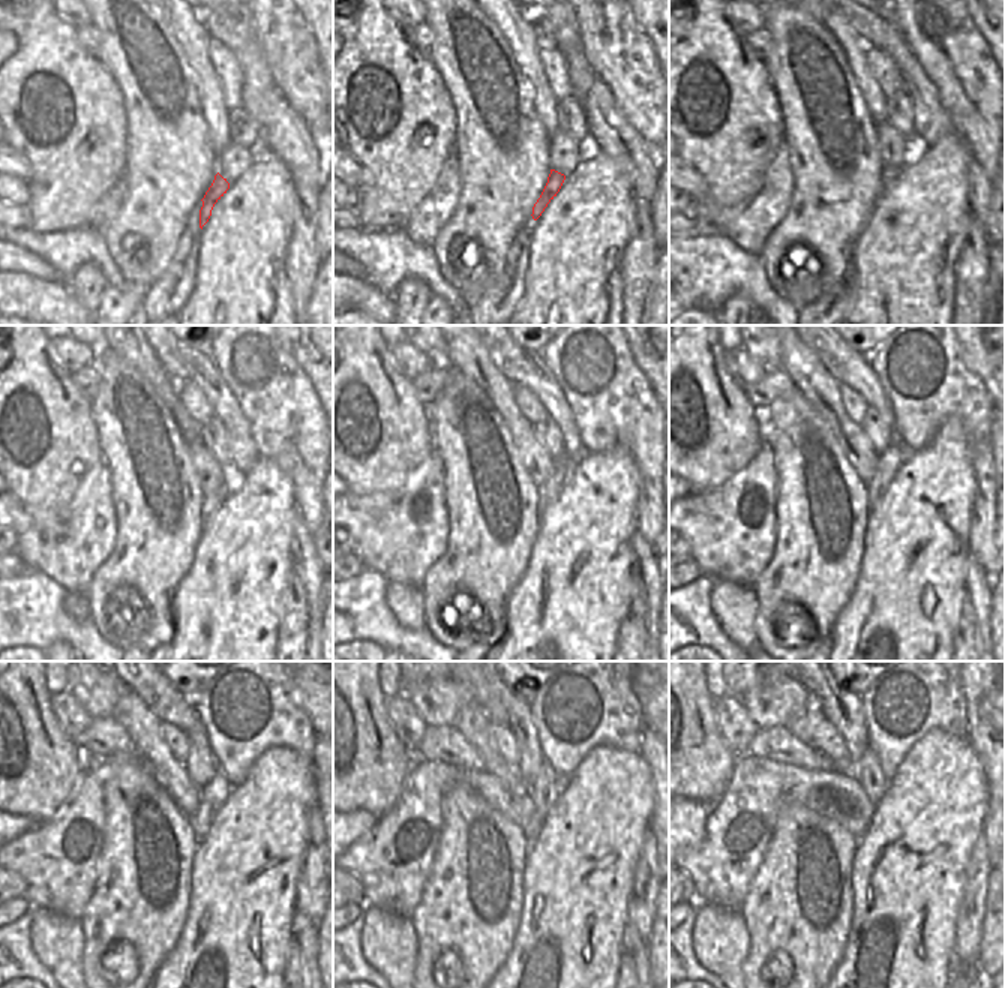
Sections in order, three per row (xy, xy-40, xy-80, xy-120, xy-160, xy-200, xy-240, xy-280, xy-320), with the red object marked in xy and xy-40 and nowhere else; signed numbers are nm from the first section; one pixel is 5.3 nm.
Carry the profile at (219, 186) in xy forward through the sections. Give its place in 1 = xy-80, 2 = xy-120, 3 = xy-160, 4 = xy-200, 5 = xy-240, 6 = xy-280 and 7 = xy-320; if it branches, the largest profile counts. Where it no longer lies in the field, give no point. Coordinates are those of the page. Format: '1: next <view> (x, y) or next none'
1: next xy-80 (888, 176)
2: next xy-120 (210, 504)
3: next xy-160 (549, 491)
4: next xy-200 (888, 461)
5: next xy-240 (212, 796)
6: next xy-280 (545, 786)
7: next xy-320 (866, 769)

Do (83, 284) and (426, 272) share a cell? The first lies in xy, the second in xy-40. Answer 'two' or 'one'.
two

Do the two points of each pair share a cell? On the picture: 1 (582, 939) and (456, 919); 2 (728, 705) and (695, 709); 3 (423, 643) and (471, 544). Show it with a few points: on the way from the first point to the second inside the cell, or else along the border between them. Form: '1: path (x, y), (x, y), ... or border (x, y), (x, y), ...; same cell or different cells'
1: border (524, 894), (515, 940), (504, 961); different cells
2: border (714, 700), (714, 721), (725, 739); different cells
3: border (425, 627), (444, 645); different cells

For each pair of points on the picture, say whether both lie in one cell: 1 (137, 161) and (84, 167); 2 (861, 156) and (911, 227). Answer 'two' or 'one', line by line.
1: two
2: two

